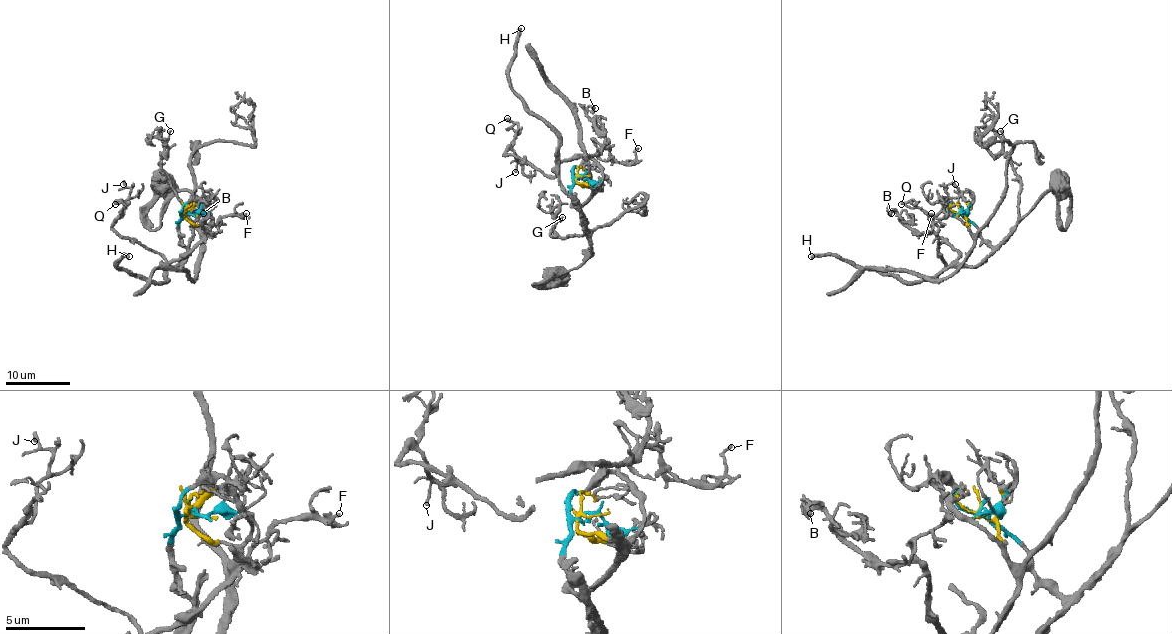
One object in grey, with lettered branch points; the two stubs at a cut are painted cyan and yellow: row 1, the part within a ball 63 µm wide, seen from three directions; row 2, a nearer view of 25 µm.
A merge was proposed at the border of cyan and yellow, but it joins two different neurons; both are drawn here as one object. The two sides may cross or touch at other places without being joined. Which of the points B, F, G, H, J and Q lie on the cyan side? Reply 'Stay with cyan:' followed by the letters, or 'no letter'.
Stay with cyan: B, F, G, H, J, Q

